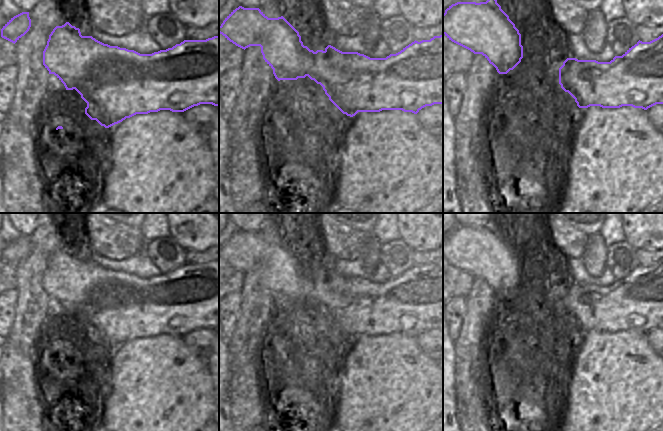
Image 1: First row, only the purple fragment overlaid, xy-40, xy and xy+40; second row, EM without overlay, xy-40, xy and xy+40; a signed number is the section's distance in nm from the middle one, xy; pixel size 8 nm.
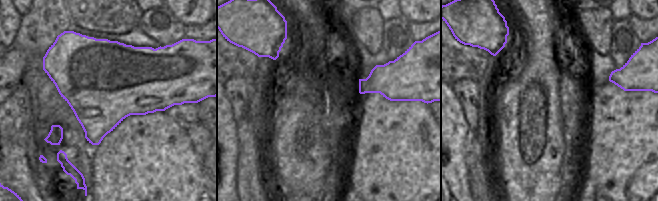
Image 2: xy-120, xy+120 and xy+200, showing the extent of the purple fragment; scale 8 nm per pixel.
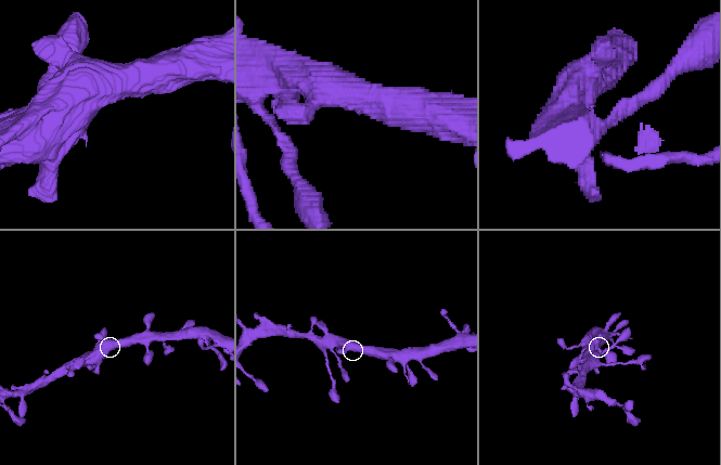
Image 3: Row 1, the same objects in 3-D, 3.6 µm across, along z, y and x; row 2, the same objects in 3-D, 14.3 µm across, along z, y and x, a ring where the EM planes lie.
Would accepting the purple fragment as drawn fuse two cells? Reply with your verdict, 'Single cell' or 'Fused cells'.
Single cell.

